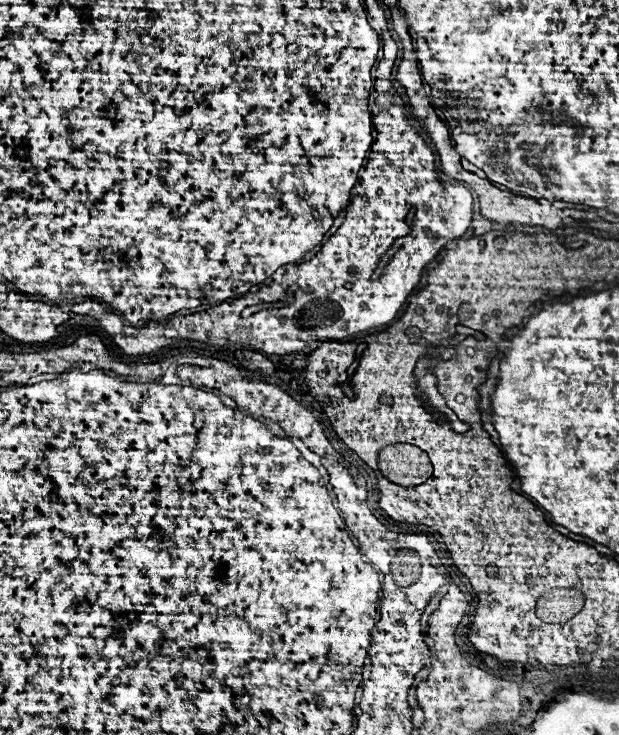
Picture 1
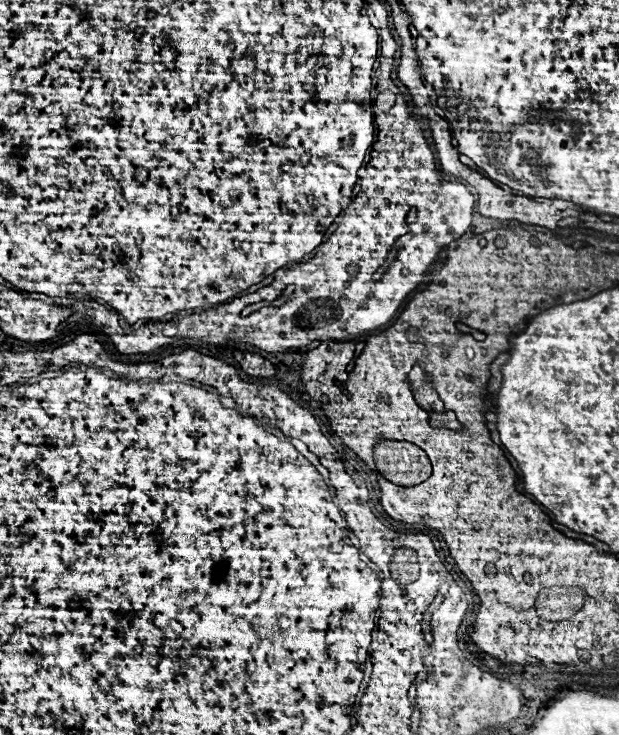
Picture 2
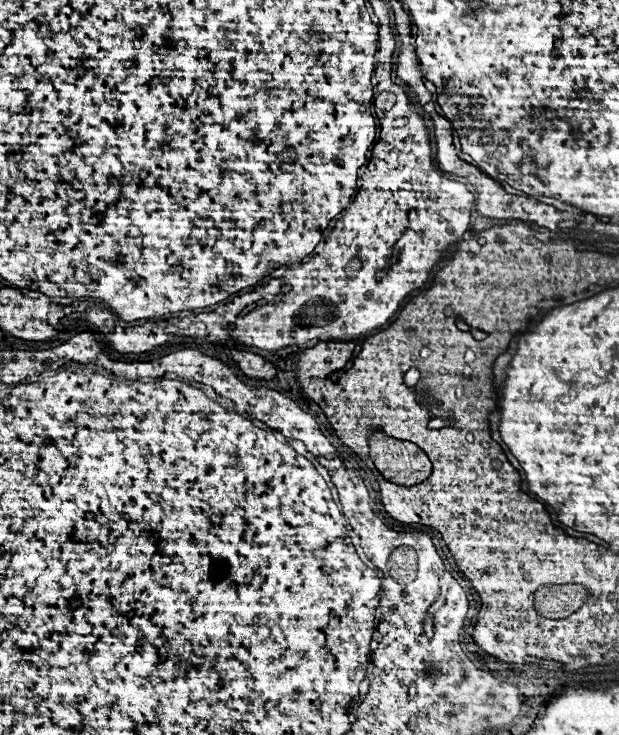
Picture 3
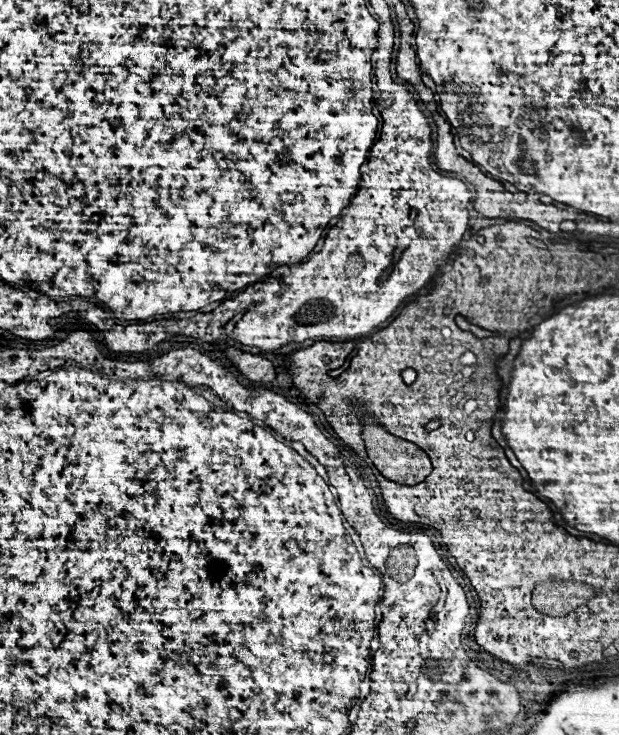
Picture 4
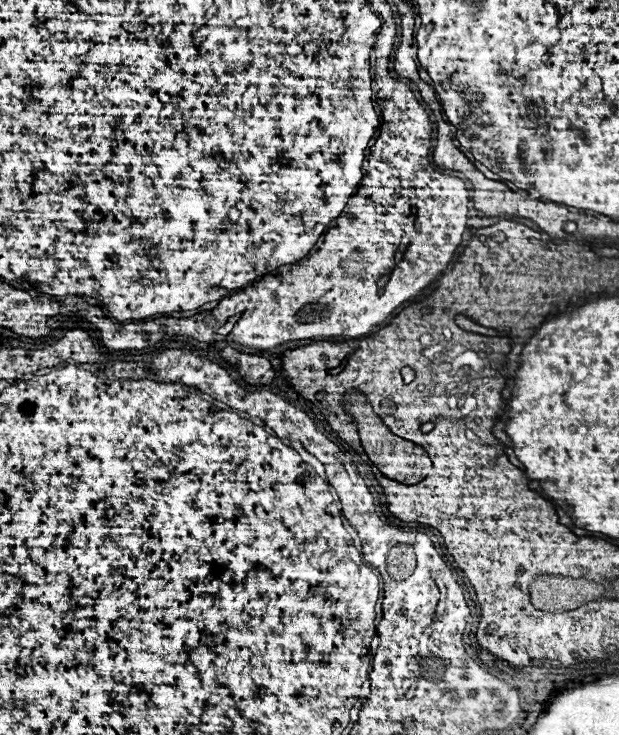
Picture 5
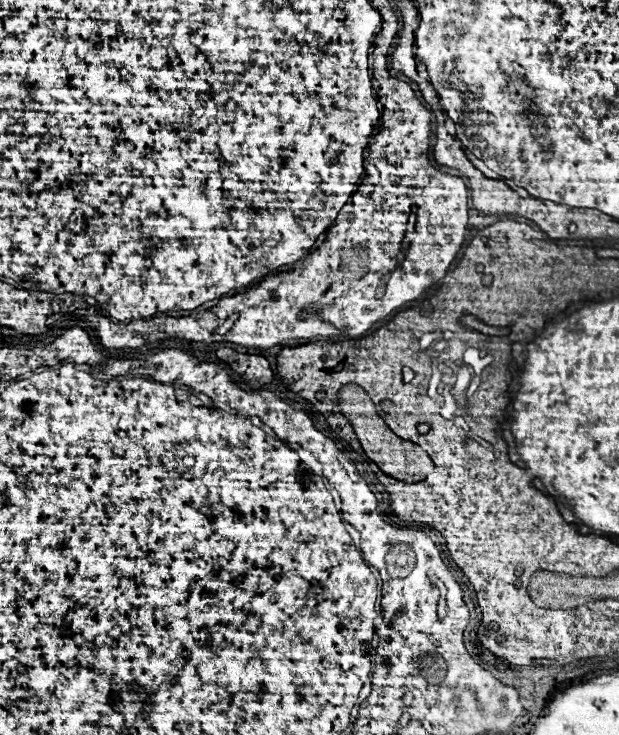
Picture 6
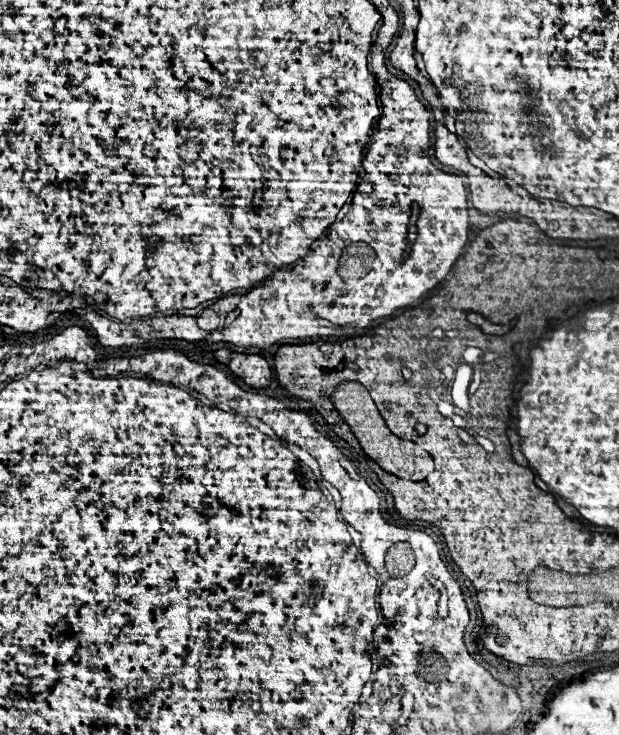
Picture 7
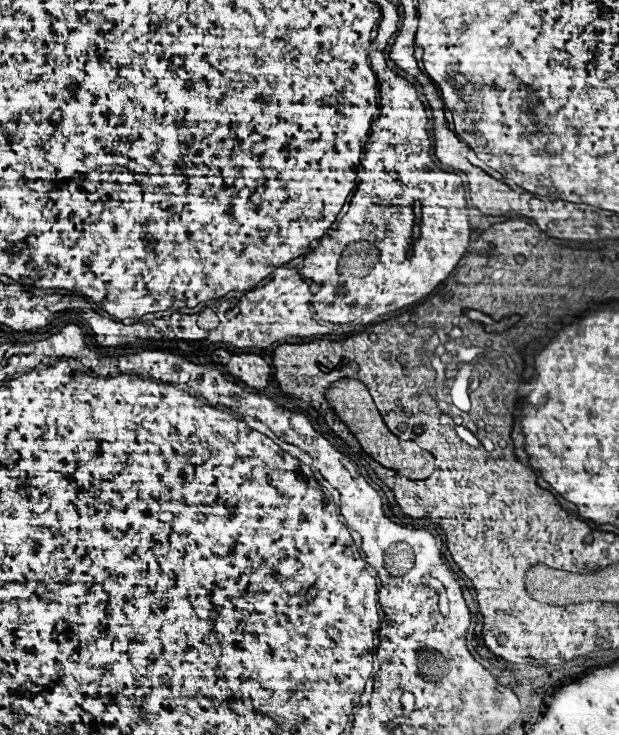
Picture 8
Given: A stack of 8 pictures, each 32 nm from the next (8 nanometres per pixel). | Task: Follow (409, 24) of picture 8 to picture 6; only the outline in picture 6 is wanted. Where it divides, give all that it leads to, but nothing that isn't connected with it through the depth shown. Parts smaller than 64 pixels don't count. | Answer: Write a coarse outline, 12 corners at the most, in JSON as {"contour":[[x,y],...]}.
{"contour":[[402,44],[392,52],[392,66],[418,86],[424,78],[416,70],[414,44]]}

